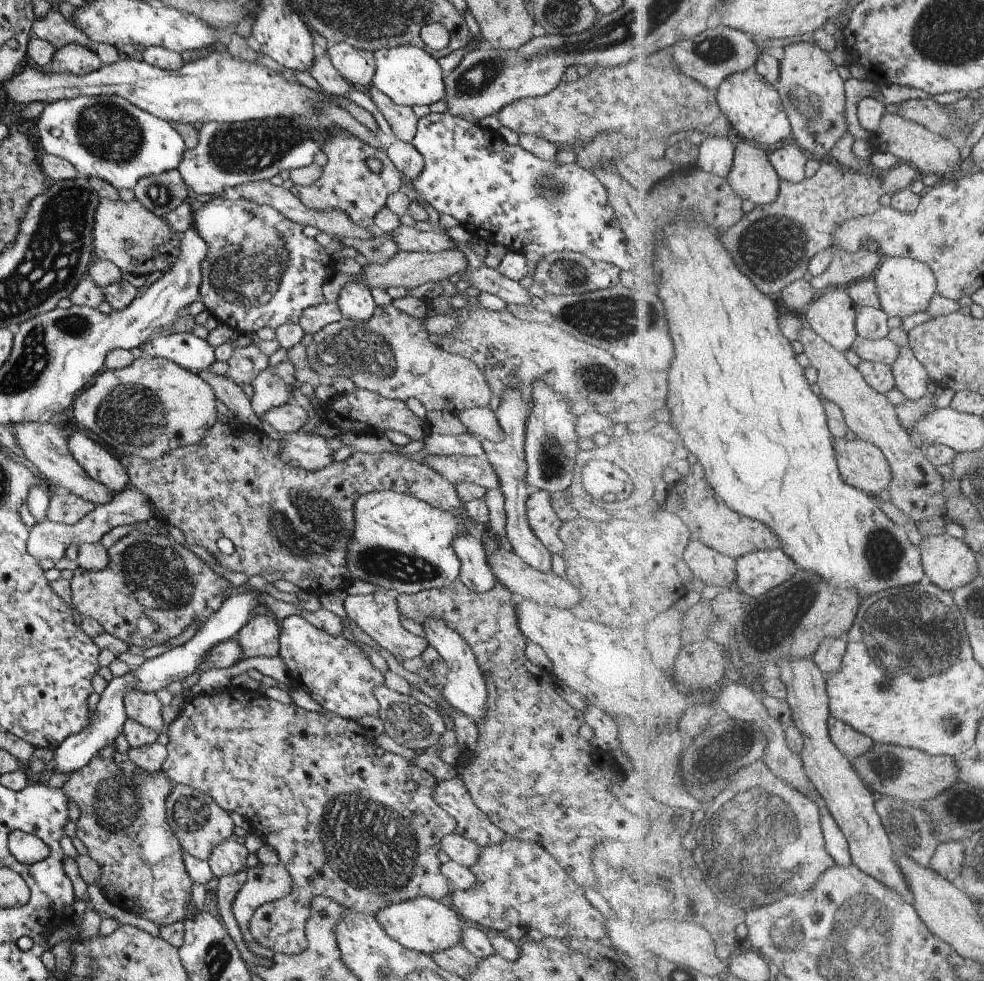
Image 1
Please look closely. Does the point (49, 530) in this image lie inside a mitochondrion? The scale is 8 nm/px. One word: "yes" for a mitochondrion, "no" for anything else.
no

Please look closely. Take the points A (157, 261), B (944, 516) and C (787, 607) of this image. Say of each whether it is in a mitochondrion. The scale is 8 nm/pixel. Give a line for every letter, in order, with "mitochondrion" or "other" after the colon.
A: other
B: other
C: mitochondrion

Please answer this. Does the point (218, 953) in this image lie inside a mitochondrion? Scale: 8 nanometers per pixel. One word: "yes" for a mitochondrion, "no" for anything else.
yes

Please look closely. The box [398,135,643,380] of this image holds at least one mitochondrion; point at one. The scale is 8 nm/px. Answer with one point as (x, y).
(546, 189)

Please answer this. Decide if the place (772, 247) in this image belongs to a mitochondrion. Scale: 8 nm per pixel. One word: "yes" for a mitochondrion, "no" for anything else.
yes

